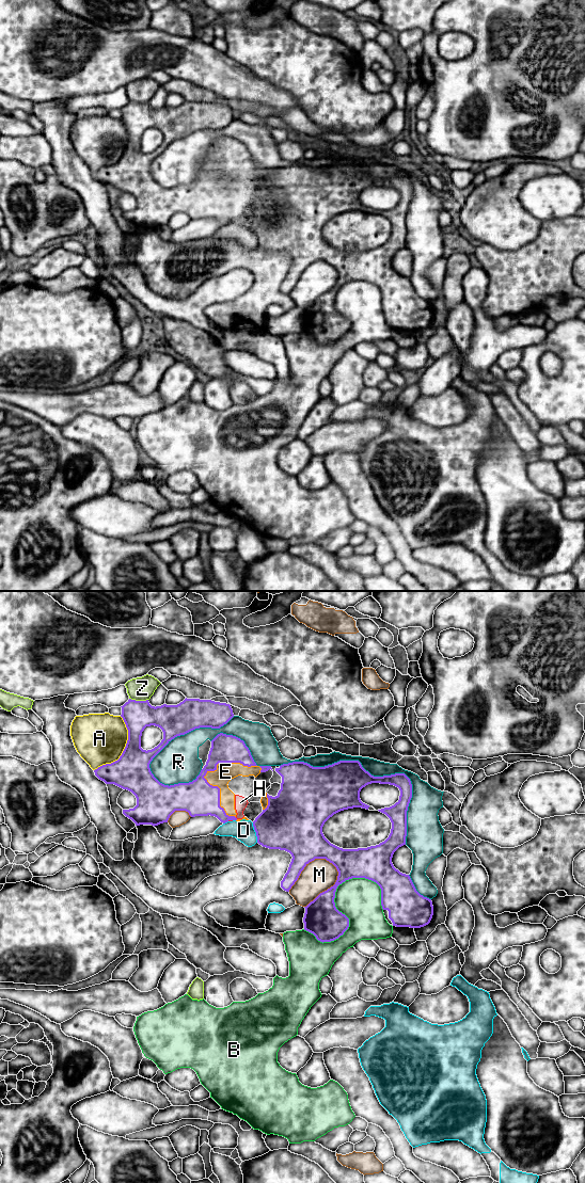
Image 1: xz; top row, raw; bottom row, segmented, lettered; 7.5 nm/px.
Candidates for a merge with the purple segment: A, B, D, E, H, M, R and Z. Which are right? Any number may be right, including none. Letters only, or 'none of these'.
E, H

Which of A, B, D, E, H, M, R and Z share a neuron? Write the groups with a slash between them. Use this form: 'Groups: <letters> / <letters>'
Groups: A / B / D / E H / M / R / Z

